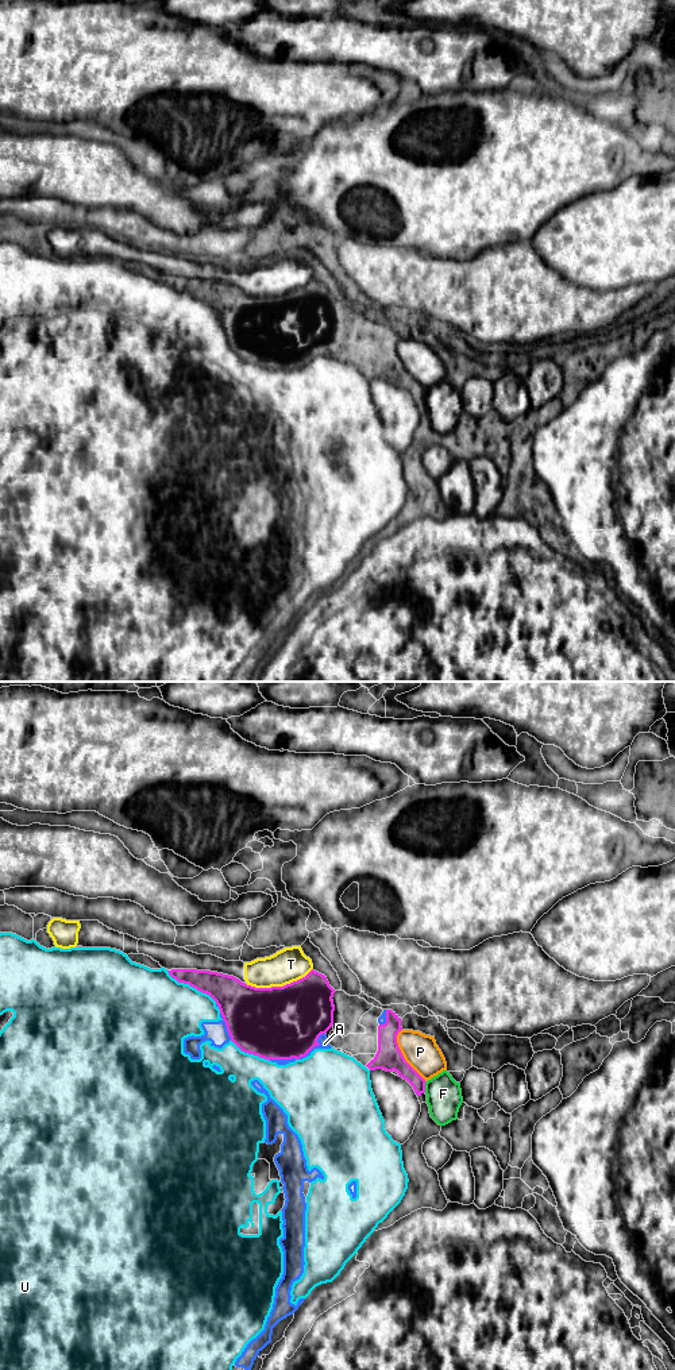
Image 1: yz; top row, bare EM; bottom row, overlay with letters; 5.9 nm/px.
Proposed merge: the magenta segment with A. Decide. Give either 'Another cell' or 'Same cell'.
Another cell

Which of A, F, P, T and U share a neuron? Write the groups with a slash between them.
A U / F / P / T

